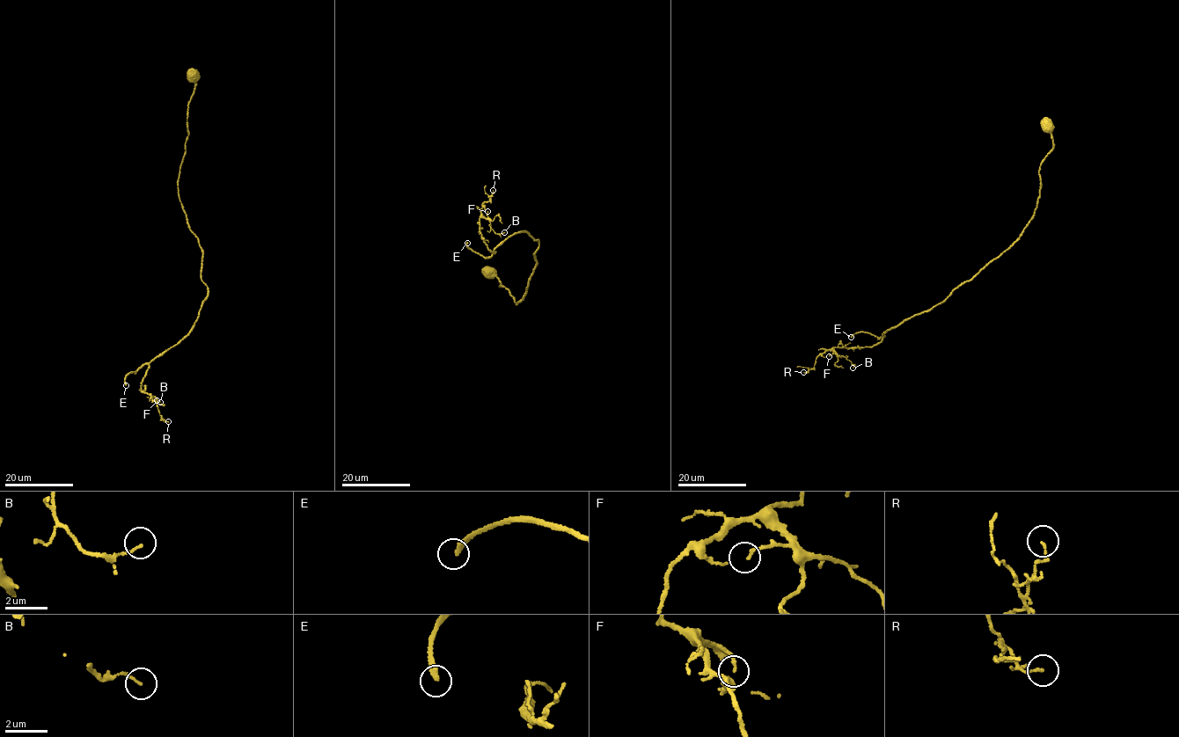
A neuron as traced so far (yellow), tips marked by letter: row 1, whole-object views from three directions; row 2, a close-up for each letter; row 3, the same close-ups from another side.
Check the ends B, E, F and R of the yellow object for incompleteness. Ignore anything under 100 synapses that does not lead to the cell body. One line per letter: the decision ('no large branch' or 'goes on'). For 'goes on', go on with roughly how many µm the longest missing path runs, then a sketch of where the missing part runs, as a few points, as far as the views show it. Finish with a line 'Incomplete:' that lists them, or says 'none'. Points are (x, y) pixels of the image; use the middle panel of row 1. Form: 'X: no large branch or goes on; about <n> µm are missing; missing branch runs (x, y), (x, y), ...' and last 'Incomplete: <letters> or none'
B: no large branch
E: goes on; about 90 µm are missing; missing branch runs (467, 243), (473, 238), (469, 203), (450, 148), (449, 127), (424, 108), (453, 120), (469, 114), (464, 109)
F: no large branch
R: no large branch
Incomplete: E

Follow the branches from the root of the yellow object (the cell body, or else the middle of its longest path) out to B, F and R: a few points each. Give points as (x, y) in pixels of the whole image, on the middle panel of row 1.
B: (489, 270), (517, 304), (539, 243), (522, 231), (494, 253), (479, 218), (504, 232)
F: (489, 270), (517, 304), (539, 243), (522, 231), (493, 252), (479, 231), (487, 211)
R: (489, 270), (517, 304), (539, 243), (522, 231), (501, 241), (494, 253), (488, 249), (479, 216), (493, 190)

